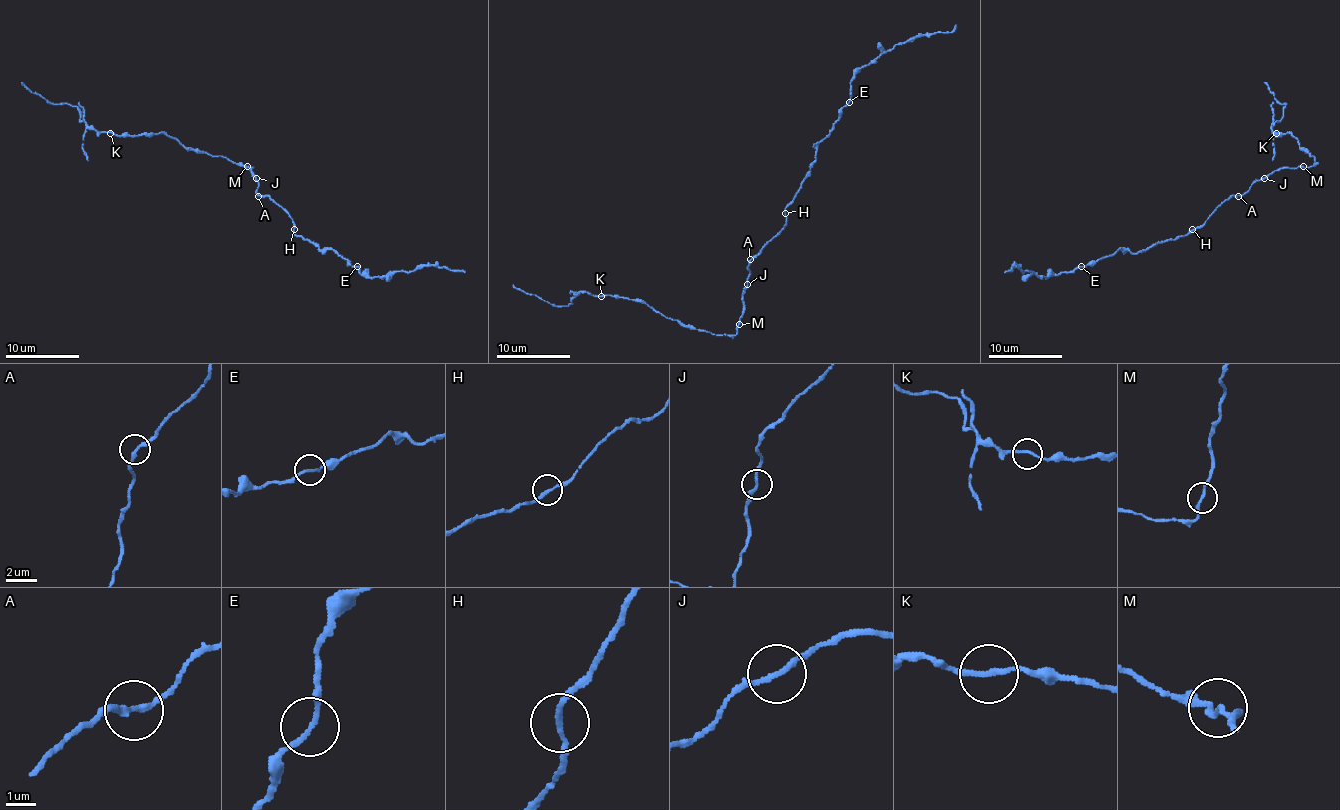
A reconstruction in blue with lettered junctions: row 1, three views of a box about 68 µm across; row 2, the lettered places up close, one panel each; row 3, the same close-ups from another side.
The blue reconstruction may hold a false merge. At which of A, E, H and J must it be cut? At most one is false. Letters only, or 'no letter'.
J

